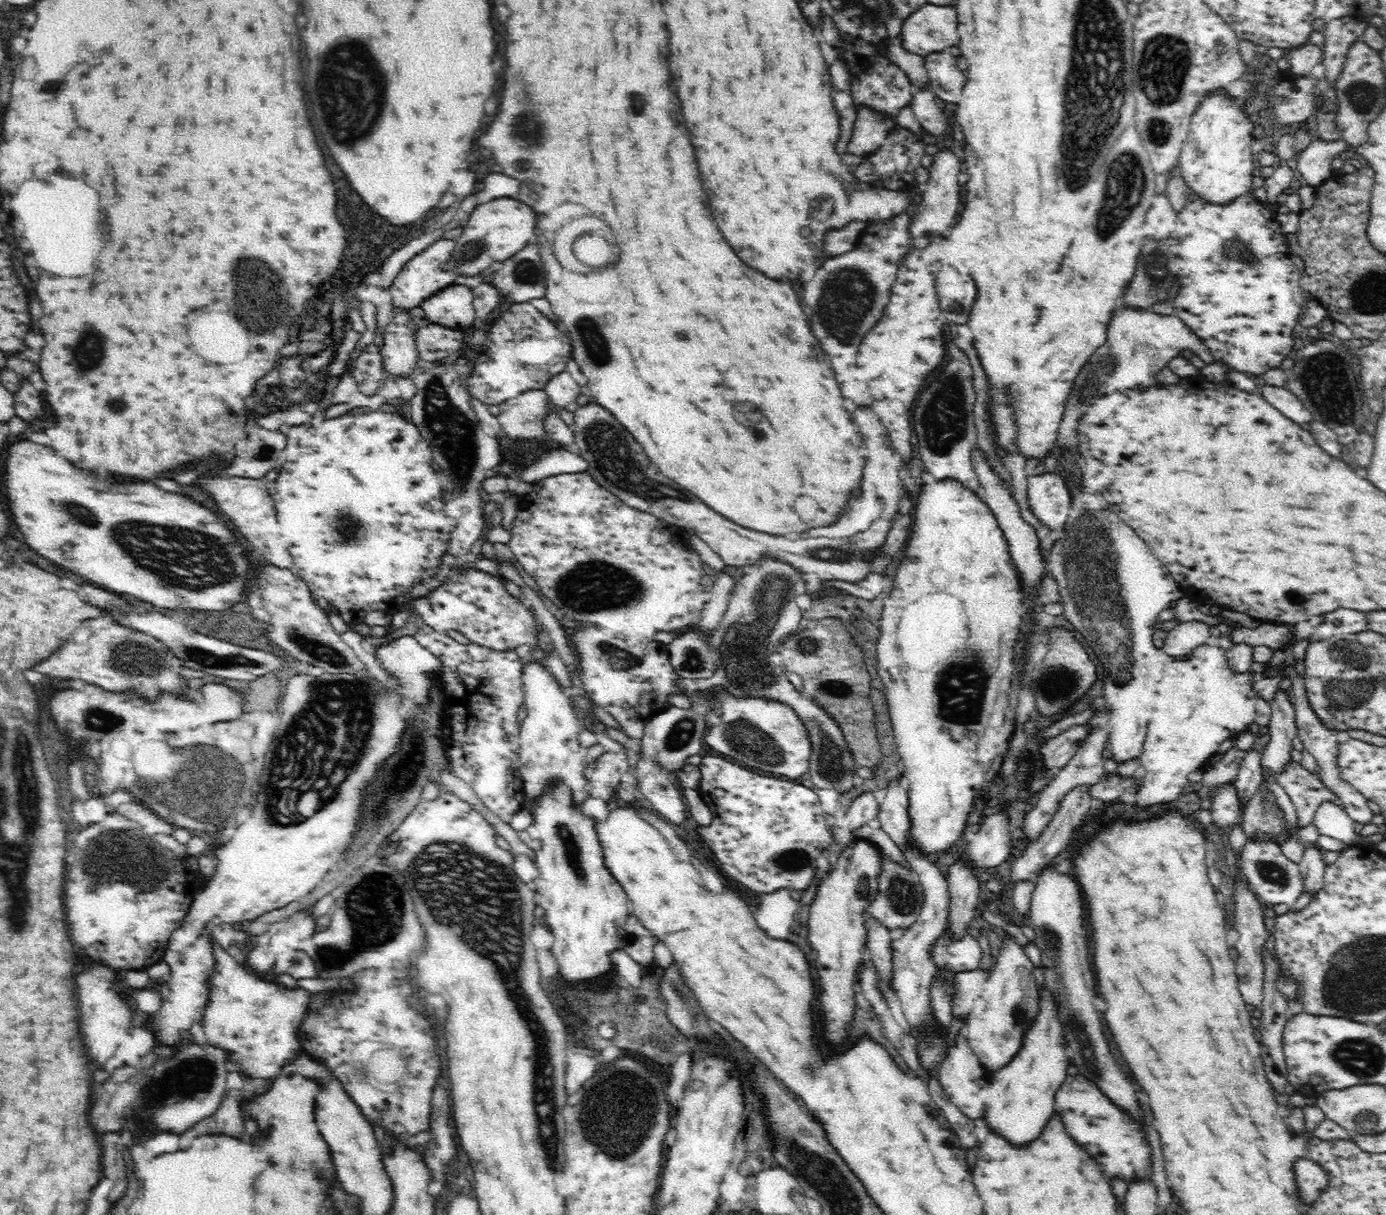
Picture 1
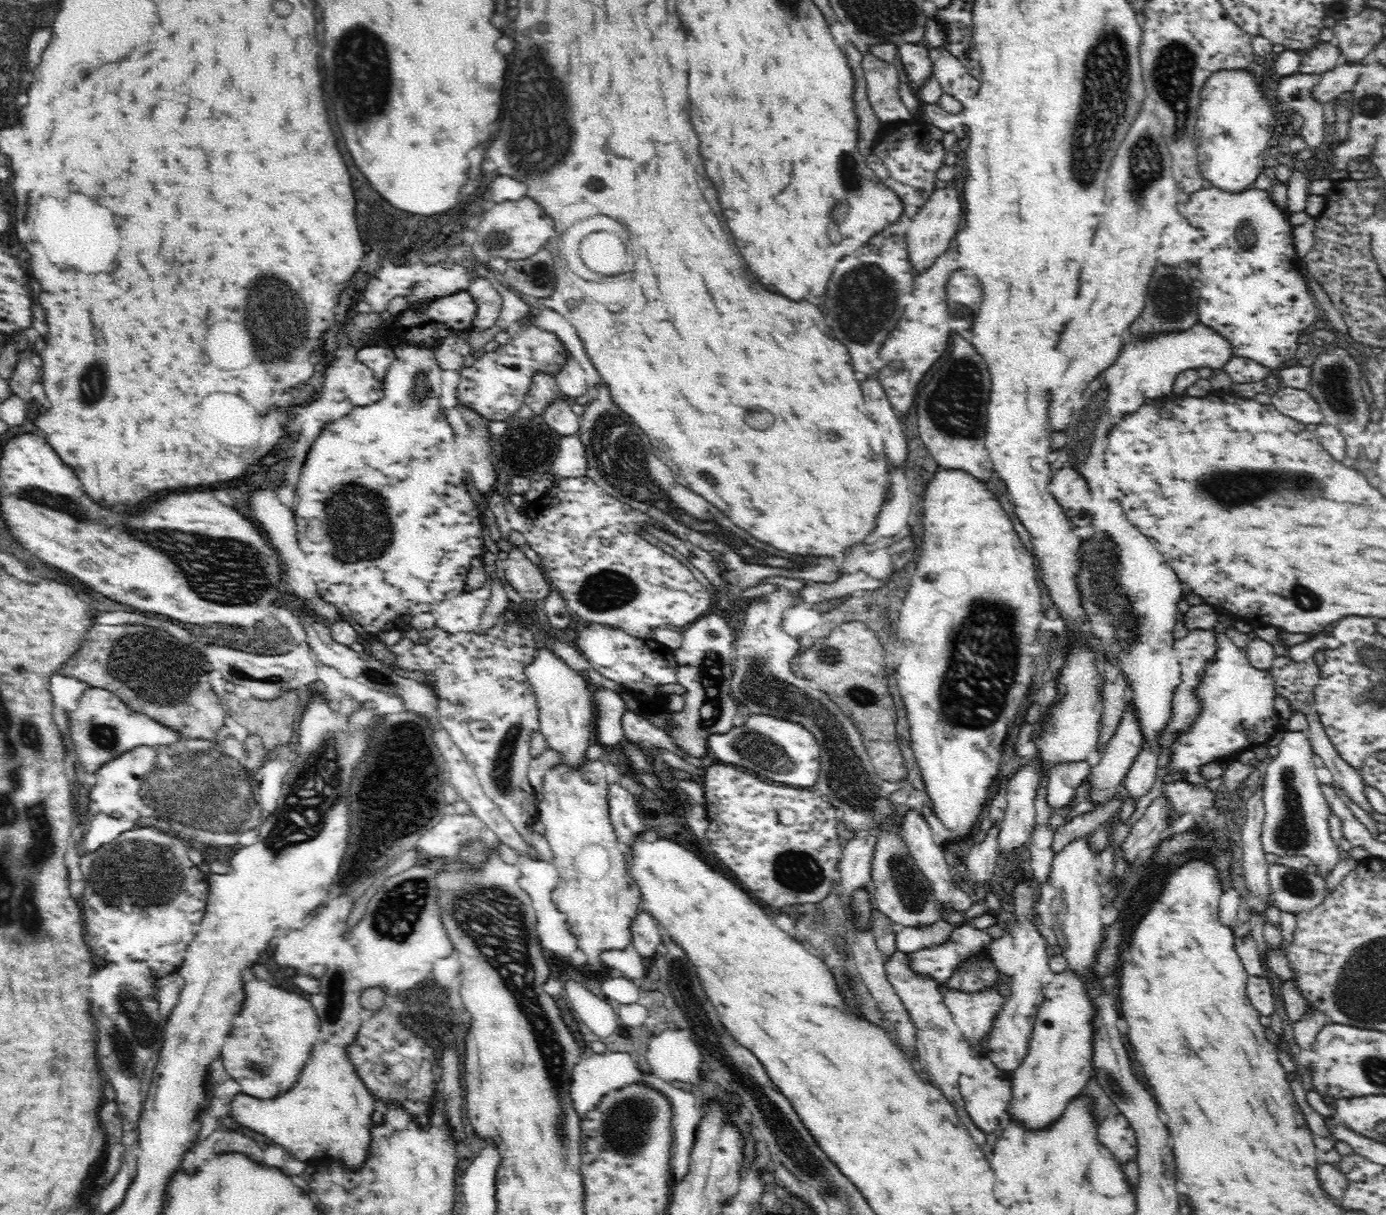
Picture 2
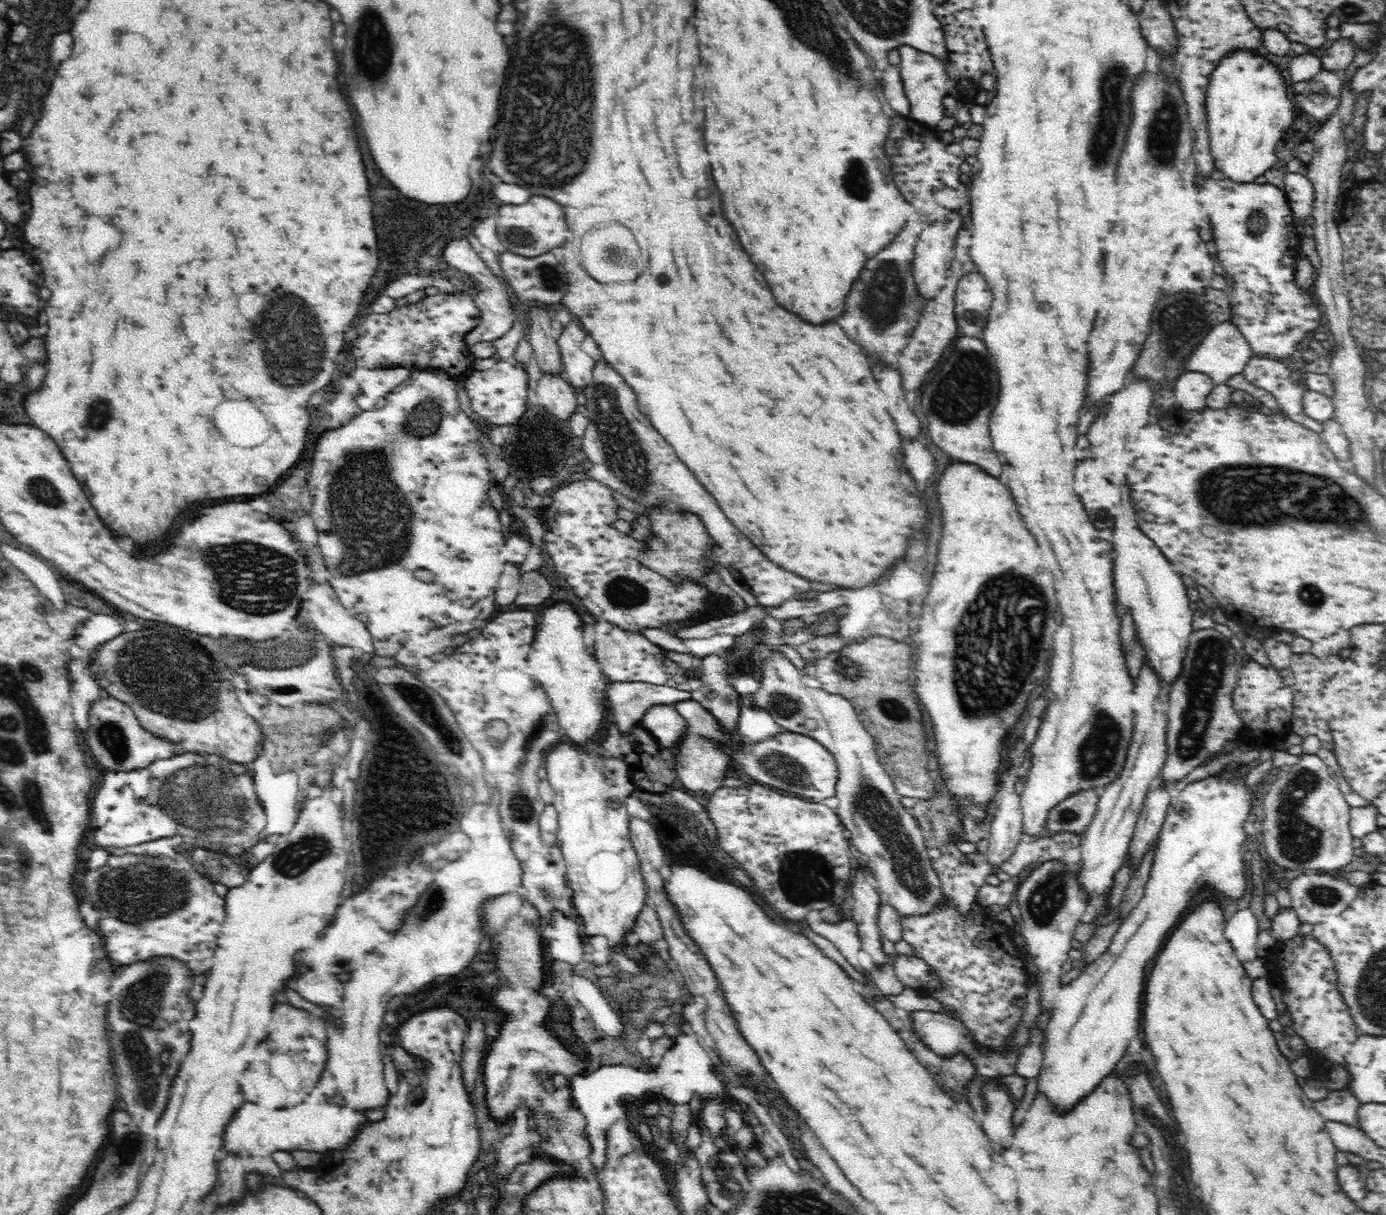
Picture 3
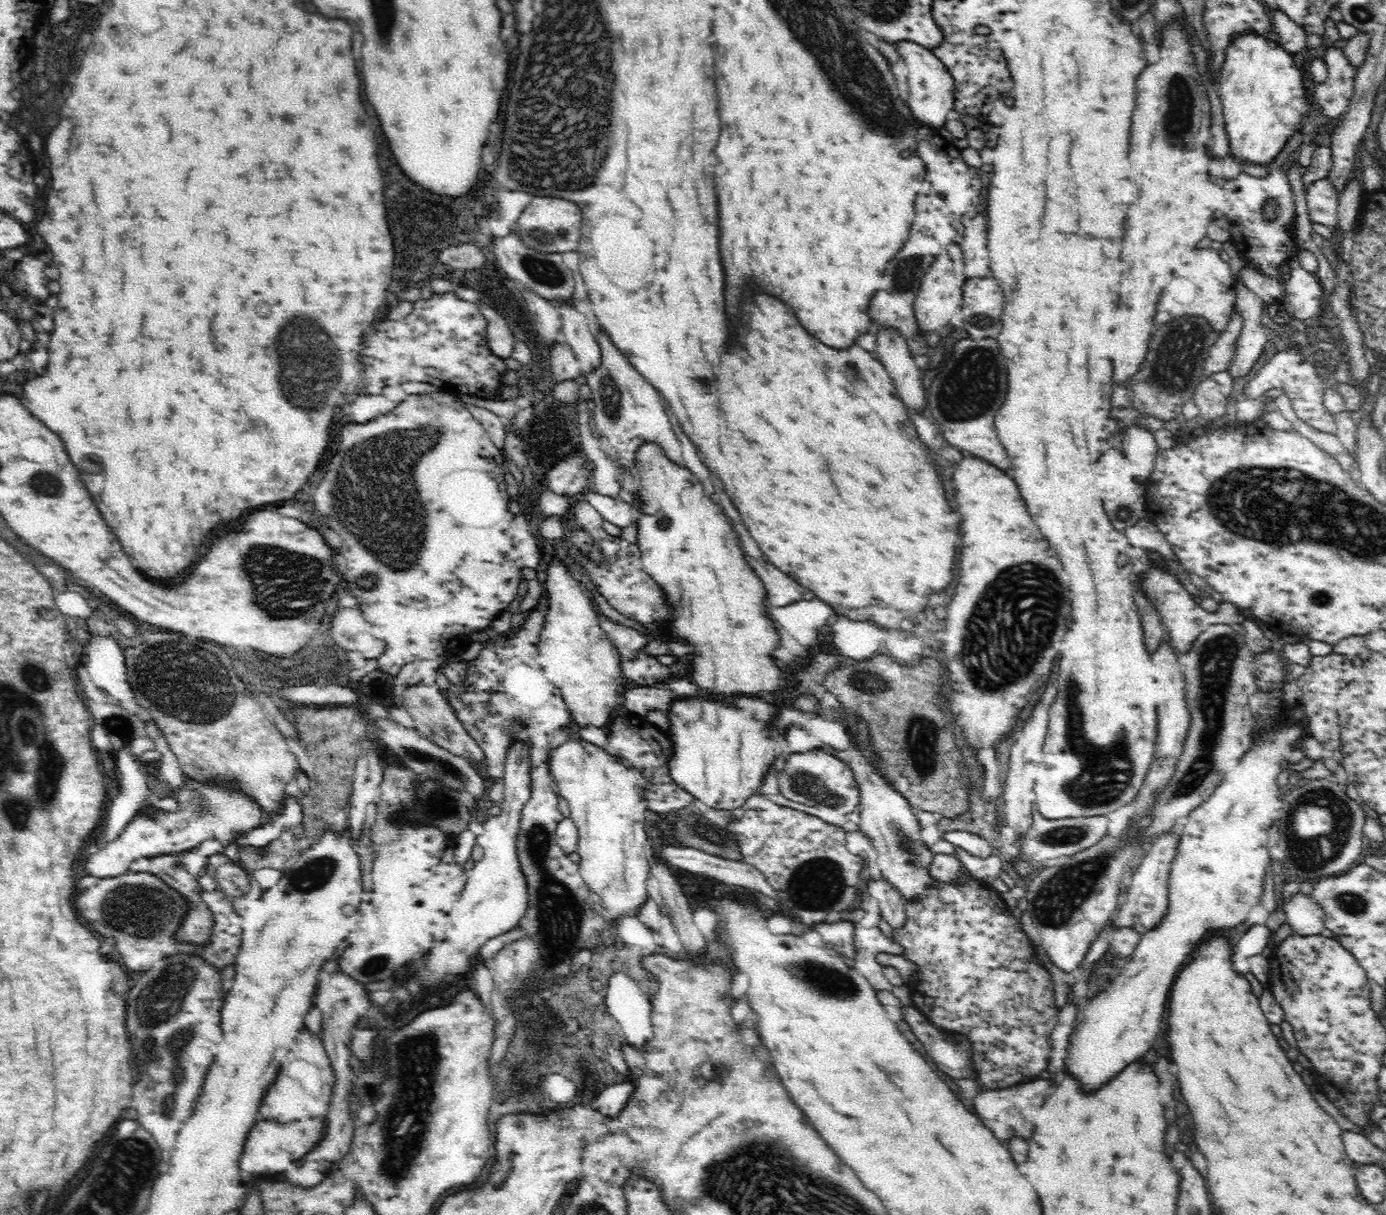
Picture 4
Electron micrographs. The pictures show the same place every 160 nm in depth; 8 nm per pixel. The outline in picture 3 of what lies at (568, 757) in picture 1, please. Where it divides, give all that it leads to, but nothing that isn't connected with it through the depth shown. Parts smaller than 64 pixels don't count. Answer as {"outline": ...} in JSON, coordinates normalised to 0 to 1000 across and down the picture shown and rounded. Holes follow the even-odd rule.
{"outline":[[[398,497],[390,506],[381,541],[385,560],[394,569],[398,583],[403,589],[404,601],[416,613],[426,609],[433,601],[439,582],[437,569],[440,563],[431,546],[430,536],[426,537],[423,533],[421,515],[420,508],[413,497]]]}

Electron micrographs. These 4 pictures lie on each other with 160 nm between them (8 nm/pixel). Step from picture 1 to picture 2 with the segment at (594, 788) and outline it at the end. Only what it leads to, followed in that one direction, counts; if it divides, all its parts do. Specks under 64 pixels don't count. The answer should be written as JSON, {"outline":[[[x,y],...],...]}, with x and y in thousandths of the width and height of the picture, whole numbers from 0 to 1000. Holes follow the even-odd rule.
{"outline":[[[441,645],[439,649],[440,675],[444,688],[449,694],[456,696],[459,686],[466,685],[465,672],[460,667],[458,655],[448,646]]]}

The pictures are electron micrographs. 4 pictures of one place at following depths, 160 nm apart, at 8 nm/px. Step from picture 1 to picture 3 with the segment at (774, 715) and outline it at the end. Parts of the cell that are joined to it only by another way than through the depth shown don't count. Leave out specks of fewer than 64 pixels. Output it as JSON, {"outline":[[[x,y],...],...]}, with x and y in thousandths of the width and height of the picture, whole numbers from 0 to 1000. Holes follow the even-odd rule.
{"outline":[[[472,580],[463,590],[462,594],[475,610],[478,616],[489,612],[494,606],[495,593],[486,580]],[[566,602],[558,608],[548,611],[546,613],[534,612],[528,617],[530,626],[541,637],[542,640],[553,648],[561,649],[562,651],[573,653],[574,655],[587,658],[589,662],[603,656],[605,644],[605,630],[602,621],[590,610]]]}

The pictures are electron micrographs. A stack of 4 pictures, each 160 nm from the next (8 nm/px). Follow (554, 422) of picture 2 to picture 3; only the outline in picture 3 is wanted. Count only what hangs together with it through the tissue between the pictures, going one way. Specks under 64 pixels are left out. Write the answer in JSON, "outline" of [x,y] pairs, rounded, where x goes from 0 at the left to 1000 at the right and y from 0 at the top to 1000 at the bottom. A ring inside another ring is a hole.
{"outline":[[[406,305],[392,306],[388,313],[387,321],[384,327],[401,344],[410,346],[416,337],[417,322],[409,314]]]}

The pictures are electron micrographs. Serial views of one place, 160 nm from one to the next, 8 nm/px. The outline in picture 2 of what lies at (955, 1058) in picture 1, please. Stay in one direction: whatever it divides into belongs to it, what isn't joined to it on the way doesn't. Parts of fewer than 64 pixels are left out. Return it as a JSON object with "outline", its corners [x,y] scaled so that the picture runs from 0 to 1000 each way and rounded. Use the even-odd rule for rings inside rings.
{"outline":[[[713,870],[706,871],[706,874],[703,876],[703,881],[700,884],[696,884],[692,886],[692,895],[694,900],[696,911],[698,912],[698,917],[703,923],[703,925],[716,933],[719,932],[720,925],[722,925],[722,919],[724,915],[724,910],[729,909],[729,905],[729,891],[729,884],[726,883],[716,876]]]}

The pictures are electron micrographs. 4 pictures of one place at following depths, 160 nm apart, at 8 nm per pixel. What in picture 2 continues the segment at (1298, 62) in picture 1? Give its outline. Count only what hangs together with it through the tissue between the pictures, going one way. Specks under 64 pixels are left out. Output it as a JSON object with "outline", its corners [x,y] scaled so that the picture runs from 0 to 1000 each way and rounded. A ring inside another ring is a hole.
{"outline":[[[953,35],[944,40],[942,44],[939,44],[939,54],[938,60],[953,63],[960,58],[962,58],[967,53],[973,53],[973,47],[968,45],[968,42],[965,40],[963,35]]]}

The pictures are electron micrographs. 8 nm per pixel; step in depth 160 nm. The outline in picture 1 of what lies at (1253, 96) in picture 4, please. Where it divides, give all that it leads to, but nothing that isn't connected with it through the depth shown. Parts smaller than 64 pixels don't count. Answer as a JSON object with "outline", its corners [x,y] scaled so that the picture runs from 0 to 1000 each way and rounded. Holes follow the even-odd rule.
{"outline":[[[877,72],[867,82],[864,91],[859,95],[858,116],[853,121],[851,138],[856,152],[860,155],[864,163],[869,166],[876,168],[885,168],[894,161],[903,158],[903,148],[905,140],[908,135],[904,126],[905,100],[898,91],[898,85],[892,83],[889,76],[890,72]]]}

